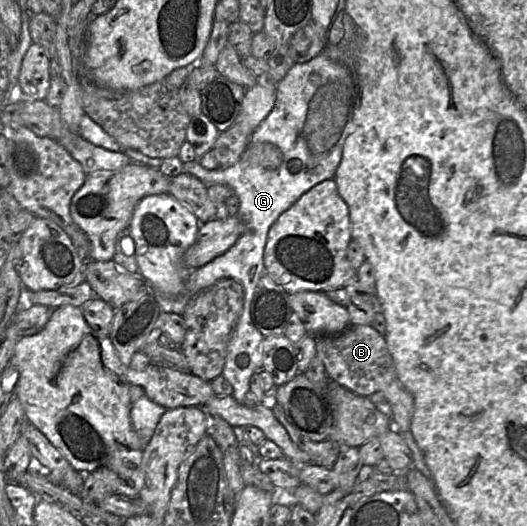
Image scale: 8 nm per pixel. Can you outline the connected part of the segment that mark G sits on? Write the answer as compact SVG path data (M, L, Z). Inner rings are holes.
M320 53L307 62L295 63L287 71L286 75L276 85L276 100L272 110L250 136L250 144L269 142L276 145L281 150L283 161L278 168L268 170L257 165L252 165L248 161L242 159L237 161L231 167L223 170L207 170L200 165L198 160L188 163L183 162L183 173L197 177L205 186L210 187L214 184L225 184L234 190L235 196L239 199L239 209L235 216L237 216L244 225L244 232L238 238L236 243L225 253L216 257L208 264L192 270L186 279L185 290L180 295L171 296L161 293L153 288L150 288L150 290L163 312L182 315L187 303L192 298L199 295L201 291L209 289L218 280L230 278L242 284L244 289L243 309L228 342L225 365L222 371L223 377L227 379L233 387L232 397L240 404L244 404L245 395L249 391L251 376L256 371L263 370L262 343L265 337L252 323L250 317L250 304L258 280L265 272L264 249L269 228L276 219L304 193L321 182L334 178L338 165L342 159L345 139L353 132L353 116L356 107L357 93L355 92L350 73L345 67ZM242 353L248 354L250 358L249 365L245 368L240 368L236 363L237 357Z

